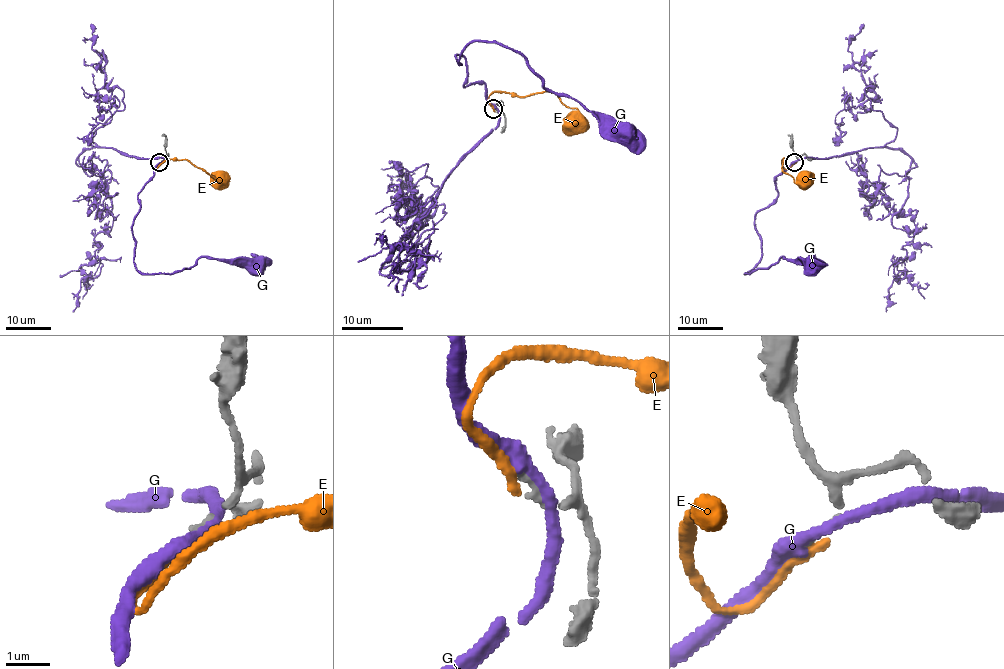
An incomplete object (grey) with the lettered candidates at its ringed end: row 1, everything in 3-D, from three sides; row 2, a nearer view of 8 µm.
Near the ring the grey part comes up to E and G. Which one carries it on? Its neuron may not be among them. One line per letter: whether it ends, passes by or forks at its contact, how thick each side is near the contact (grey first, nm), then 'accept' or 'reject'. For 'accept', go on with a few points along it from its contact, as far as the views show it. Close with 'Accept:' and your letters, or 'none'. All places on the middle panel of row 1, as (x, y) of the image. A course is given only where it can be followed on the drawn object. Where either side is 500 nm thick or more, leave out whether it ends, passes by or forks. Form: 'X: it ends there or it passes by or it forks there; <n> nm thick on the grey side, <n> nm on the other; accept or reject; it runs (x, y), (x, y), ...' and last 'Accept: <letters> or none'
E: it ends there; 170 nm thick on the grey side, 260 nm on the other; reject
G: it passes by; 180 nm thick on the grey side, 280 nm on the other; reject
Accept: none

